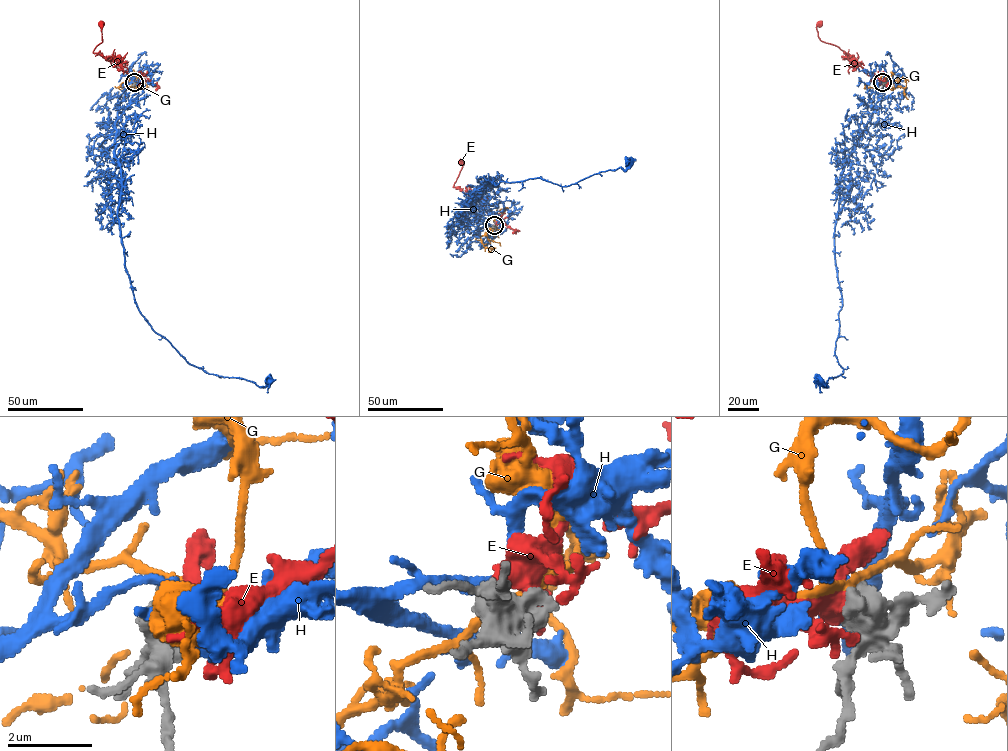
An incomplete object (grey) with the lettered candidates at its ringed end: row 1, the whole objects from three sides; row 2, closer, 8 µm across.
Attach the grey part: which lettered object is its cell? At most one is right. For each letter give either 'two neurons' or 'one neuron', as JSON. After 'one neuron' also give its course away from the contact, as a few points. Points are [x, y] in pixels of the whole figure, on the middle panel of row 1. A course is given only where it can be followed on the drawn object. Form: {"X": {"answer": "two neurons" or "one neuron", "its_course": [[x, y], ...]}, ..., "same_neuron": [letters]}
{"E": {"answer": "two neurons"}, "G": {"answer": "two neurons"}, "H": {"answer": "one neuron", "its_course": [[494, 225], [486, 225], [475, 211], [480, 177], [496, 185], [541, 178], [567, 186], [630, 164]]}, "same_neuron": ["H"]}

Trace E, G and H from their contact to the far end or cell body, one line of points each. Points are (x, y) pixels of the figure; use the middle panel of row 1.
E: (494, 225), (501, 220), (453, 187), (461, 162)
G: (494, 226), (480, 237), (484, 246), (492, 249), (489, 251)
H: (494, 225), (486, 225), (475, 211), (480, 177), (496, 185), (541, 178), (567, 186), (630, 164)

